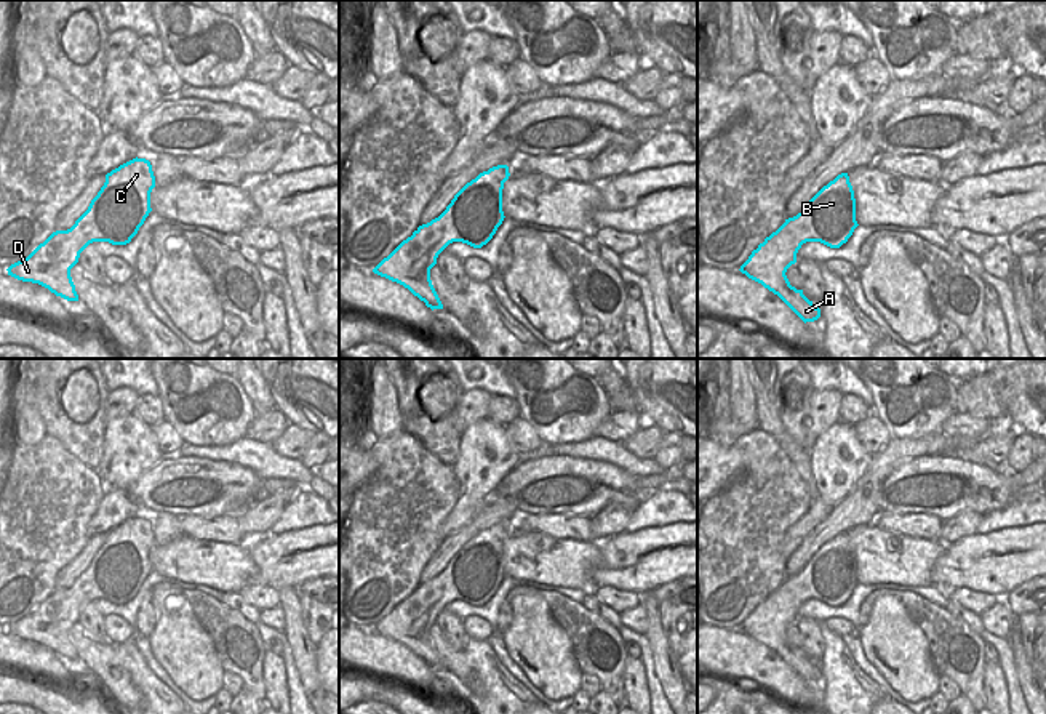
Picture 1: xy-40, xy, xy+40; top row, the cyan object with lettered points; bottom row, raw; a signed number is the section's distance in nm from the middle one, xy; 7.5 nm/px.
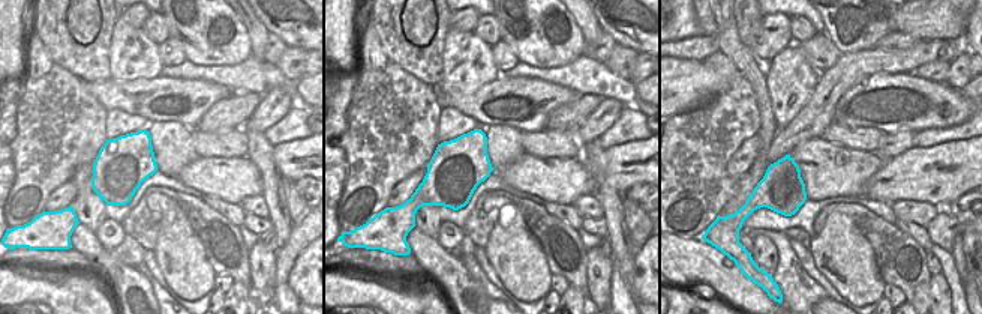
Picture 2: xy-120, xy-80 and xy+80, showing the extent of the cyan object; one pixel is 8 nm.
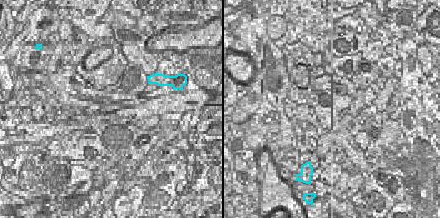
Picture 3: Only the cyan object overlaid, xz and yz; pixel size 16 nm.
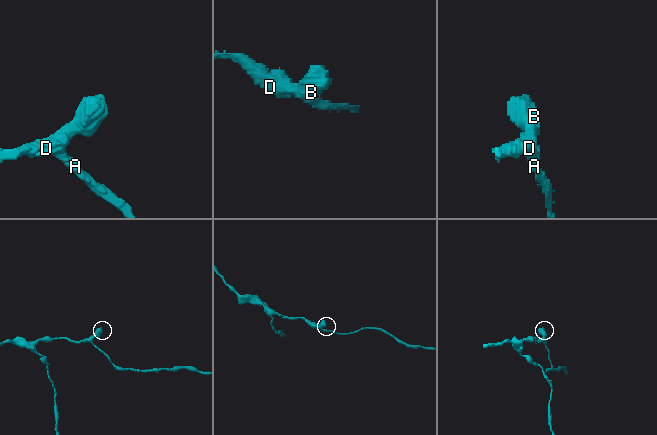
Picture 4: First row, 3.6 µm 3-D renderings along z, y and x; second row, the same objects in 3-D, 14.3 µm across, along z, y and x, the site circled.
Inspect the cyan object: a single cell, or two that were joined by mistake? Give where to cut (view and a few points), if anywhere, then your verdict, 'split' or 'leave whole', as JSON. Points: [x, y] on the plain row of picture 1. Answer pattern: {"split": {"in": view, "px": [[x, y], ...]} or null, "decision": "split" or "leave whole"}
{"split": null, "decision": "leave whole"}

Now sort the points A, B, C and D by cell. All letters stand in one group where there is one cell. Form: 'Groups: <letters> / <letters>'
Groups: A B C D

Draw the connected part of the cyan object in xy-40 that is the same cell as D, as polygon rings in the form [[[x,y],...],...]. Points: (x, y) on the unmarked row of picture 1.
[[[136,515],[112,528],[75,583],[53,591],[27,616],[11,623],[8,634],[38,642],[67,660],[78,660],[70,628],[80,612],[93,600],[130,602],[152,570],[154,546],[155,535],[146,517]]]

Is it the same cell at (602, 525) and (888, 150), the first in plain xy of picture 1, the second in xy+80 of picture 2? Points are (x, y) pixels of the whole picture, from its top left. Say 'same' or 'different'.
same

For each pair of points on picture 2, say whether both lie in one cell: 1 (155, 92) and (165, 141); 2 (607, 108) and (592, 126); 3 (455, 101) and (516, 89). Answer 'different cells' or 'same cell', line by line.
1: different cells
2: same cell
3: same cell

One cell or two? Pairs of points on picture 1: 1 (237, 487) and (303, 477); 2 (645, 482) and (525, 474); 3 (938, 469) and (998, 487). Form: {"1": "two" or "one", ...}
{"1": "two", "2": "two", "3": "one"}

